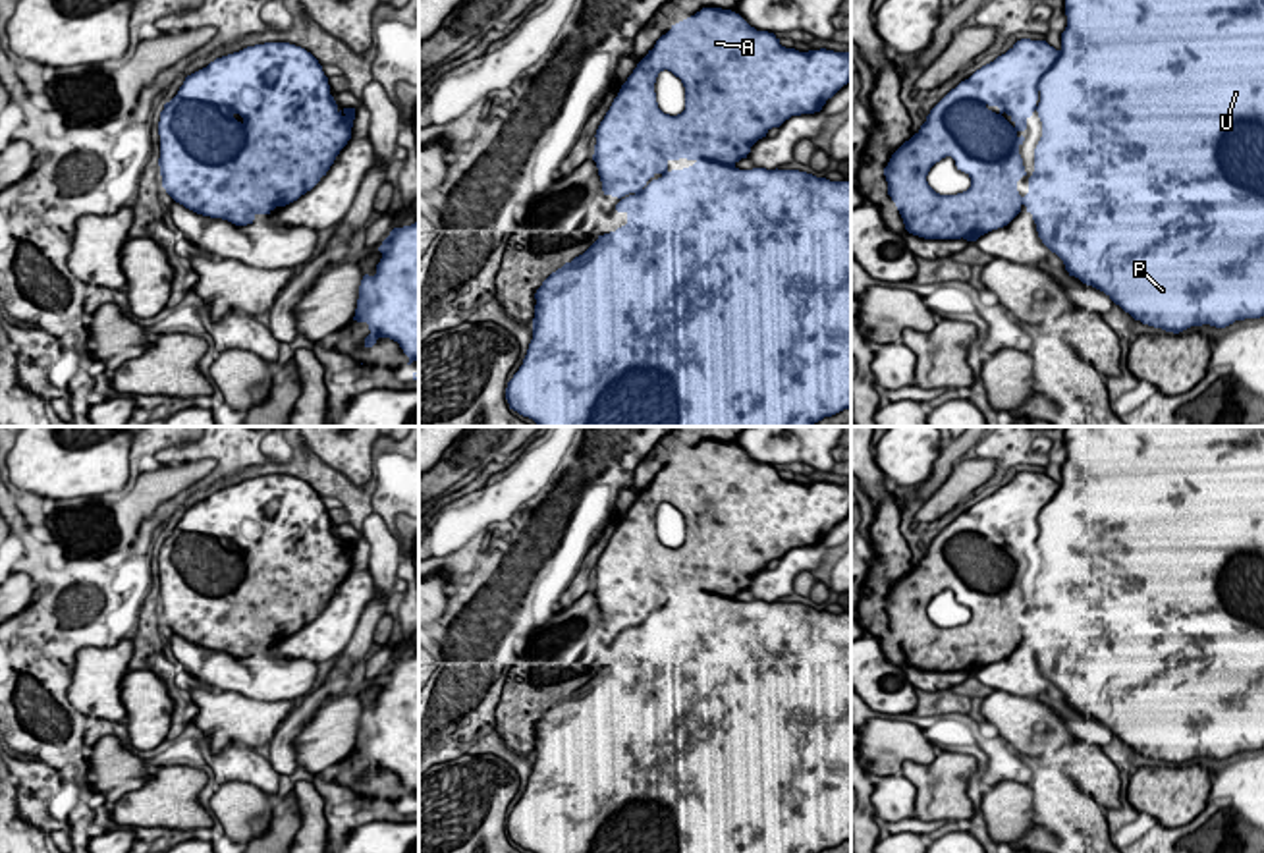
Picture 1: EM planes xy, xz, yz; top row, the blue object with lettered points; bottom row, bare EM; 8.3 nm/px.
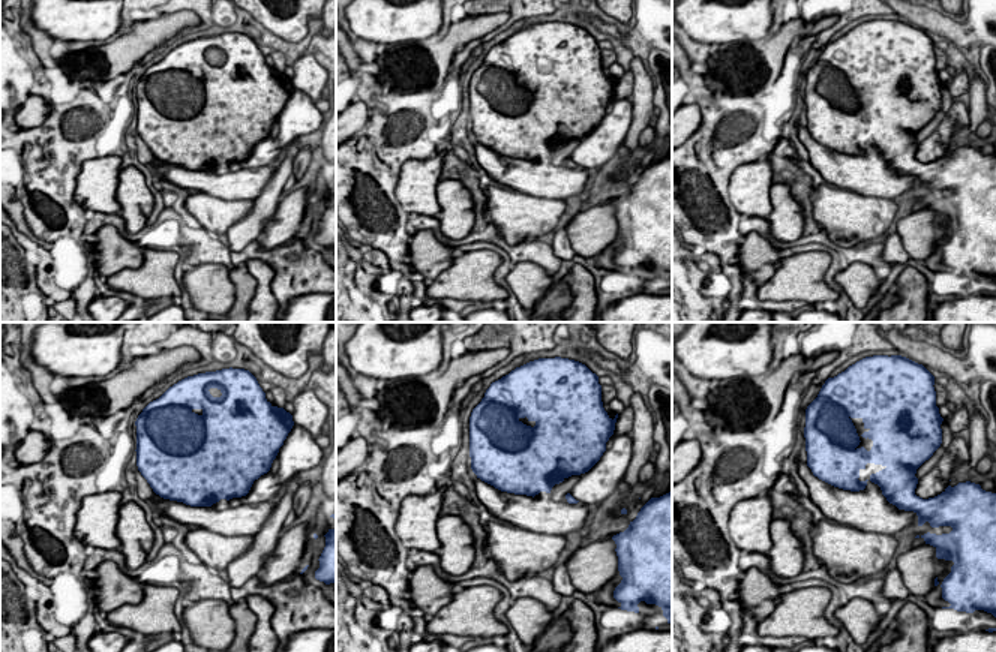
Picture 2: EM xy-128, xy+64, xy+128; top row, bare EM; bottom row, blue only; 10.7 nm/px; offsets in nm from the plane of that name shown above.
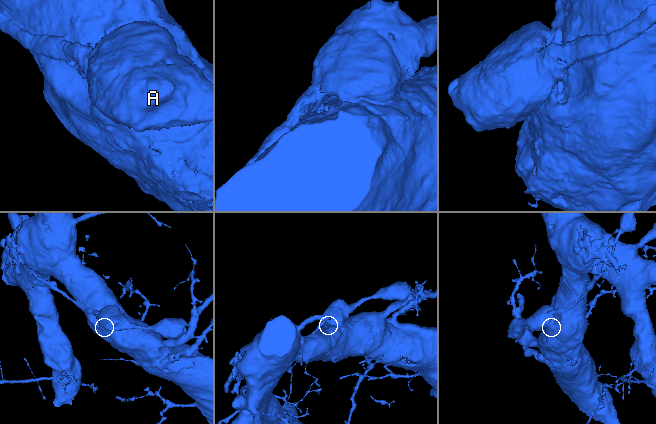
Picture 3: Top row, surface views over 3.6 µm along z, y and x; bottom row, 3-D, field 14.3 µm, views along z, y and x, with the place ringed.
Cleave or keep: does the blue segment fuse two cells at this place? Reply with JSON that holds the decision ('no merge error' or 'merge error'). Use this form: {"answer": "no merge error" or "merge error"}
{"answer": "merge error"}

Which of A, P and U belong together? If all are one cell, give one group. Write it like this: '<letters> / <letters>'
A / P U

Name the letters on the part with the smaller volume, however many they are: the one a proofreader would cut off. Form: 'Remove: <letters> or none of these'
Remove: A

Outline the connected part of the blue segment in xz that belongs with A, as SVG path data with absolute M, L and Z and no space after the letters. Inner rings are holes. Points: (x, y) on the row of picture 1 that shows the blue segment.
M702 8L672 25L621 85L596 129L592 160L604 195L625 197L641 191L656 172L656 158L668 149L691 149L702 158L735 164L751 147L791 116L820 112L851 79L847 52L785 48L768 31L756 31L739 14ZM660 71L672 71L685 87L685 110L677 116L658 108L654 83Z

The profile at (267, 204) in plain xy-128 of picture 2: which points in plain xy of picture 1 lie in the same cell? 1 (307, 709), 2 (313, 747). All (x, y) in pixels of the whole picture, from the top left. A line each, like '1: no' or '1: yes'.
1: yes
2: no

